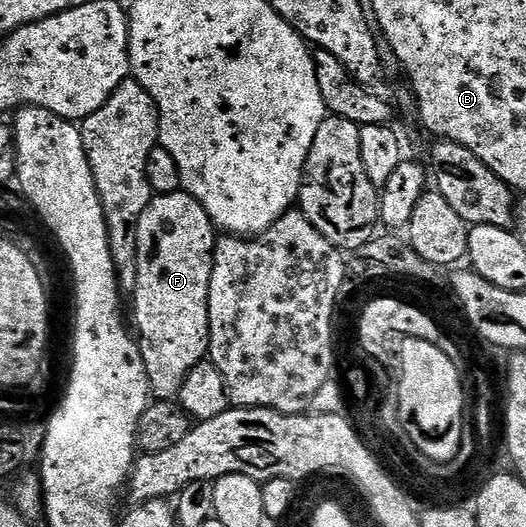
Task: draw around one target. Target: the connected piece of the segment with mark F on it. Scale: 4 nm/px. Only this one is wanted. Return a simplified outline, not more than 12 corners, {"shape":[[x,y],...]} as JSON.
{"shape":[[184,191],[139,219],[131,321],[149,392],[206,360],[217,239]]}

